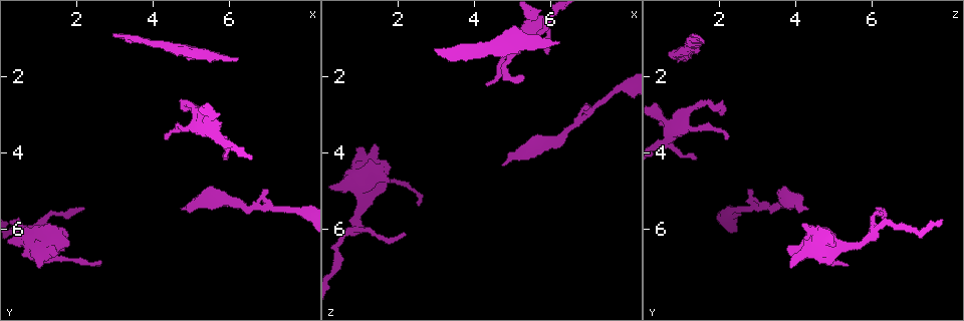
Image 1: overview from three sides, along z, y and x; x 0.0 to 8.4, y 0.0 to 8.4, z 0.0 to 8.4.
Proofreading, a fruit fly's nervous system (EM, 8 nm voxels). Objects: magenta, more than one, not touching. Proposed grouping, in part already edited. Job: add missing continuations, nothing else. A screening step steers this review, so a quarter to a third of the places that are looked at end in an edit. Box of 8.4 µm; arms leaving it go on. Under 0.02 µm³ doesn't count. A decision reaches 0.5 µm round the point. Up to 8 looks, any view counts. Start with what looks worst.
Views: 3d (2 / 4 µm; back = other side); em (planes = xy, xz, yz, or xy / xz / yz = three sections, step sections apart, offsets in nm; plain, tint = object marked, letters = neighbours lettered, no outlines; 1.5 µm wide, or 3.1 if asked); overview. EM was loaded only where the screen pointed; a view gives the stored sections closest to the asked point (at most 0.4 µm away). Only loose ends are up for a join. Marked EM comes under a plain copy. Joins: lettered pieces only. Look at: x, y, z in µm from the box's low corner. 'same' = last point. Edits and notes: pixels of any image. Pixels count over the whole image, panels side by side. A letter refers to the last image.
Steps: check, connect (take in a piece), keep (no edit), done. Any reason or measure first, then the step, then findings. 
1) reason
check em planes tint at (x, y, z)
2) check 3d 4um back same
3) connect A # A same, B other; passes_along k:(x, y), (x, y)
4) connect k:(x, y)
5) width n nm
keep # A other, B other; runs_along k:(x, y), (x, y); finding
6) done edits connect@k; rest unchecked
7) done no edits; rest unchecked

an open end
check em planes letters at (4.25, 3.60, 2.25)

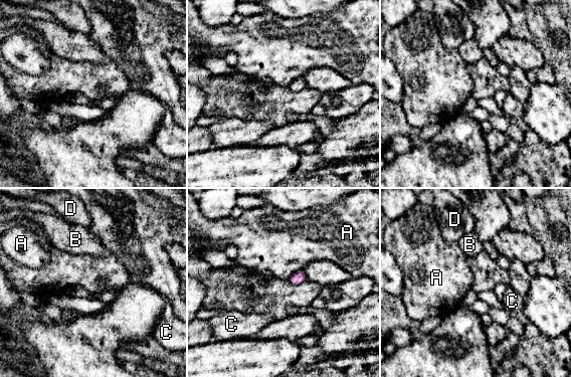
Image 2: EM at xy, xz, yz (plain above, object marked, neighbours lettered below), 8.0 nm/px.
keep # A other, B other, C other, D other; border 2:(302, 269), (294, 272), (287, 279); none of them fits

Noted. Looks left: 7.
thin end
check 3d 4um at (7.00, 4.95, 2.75)

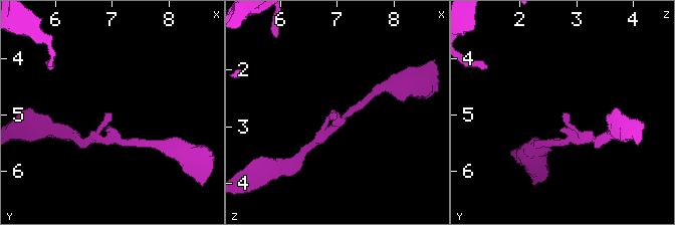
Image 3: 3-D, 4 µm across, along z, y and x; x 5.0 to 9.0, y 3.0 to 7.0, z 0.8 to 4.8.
need the tissue
check em xz step 8 tint at (7.00, 4.95, 2.75)

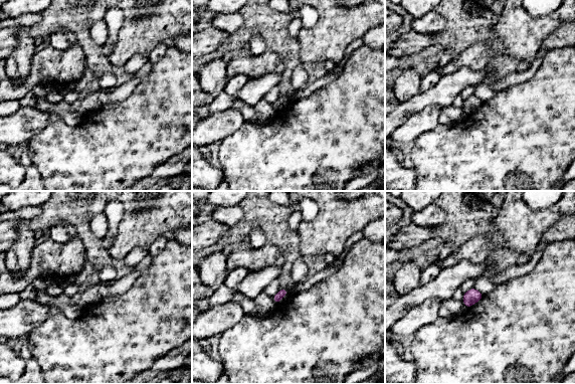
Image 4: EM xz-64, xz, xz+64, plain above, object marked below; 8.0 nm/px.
cut it another way
check em planes letters same

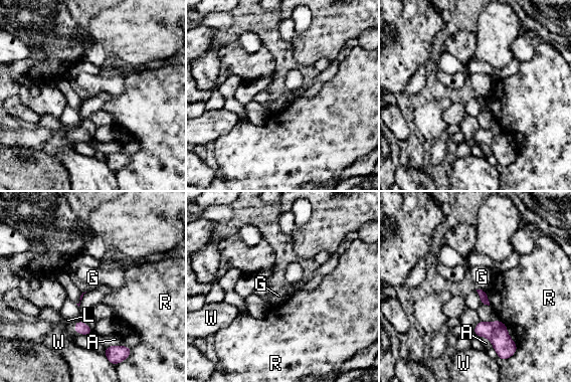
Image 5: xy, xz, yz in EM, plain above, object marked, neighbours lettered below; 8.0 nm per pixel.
keep # A other, G other, L other, R other, W other; none of them fits

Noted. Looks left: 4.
an open end
check 3d 2um at (5.95, 4.15, 1.45)

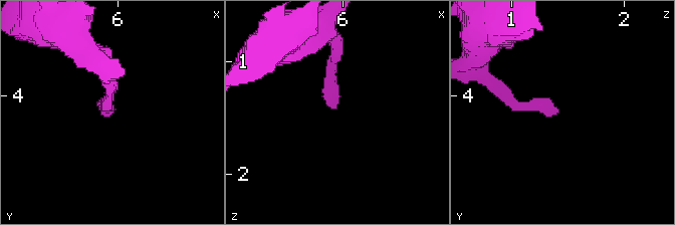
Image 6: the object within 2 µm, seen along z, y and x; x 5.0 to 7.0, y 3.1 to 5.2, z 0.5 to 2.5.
check em yz step 8 tint at (5.94, 4.14, 1.42)

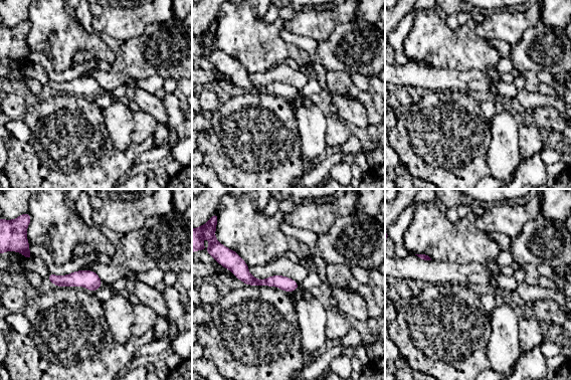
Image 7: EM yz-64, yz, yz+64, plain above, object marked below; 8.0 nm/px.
check em planes letters same

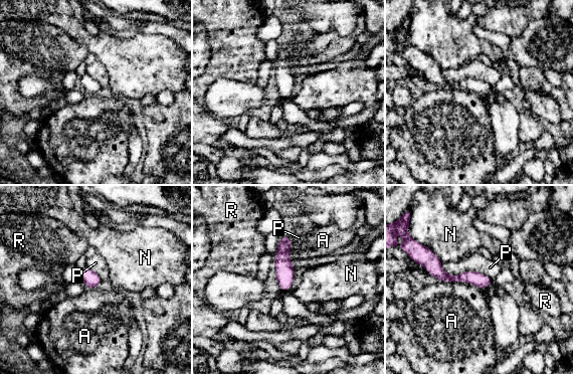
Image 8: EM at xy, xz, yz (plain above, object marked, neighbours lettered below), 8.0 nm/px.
keep # A other, N other, P other, R other; border 8:(291, 237), (293, 283), (281, 291); no lettered piece goes on from it

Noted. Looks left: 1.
done no edits; rest unchecked

